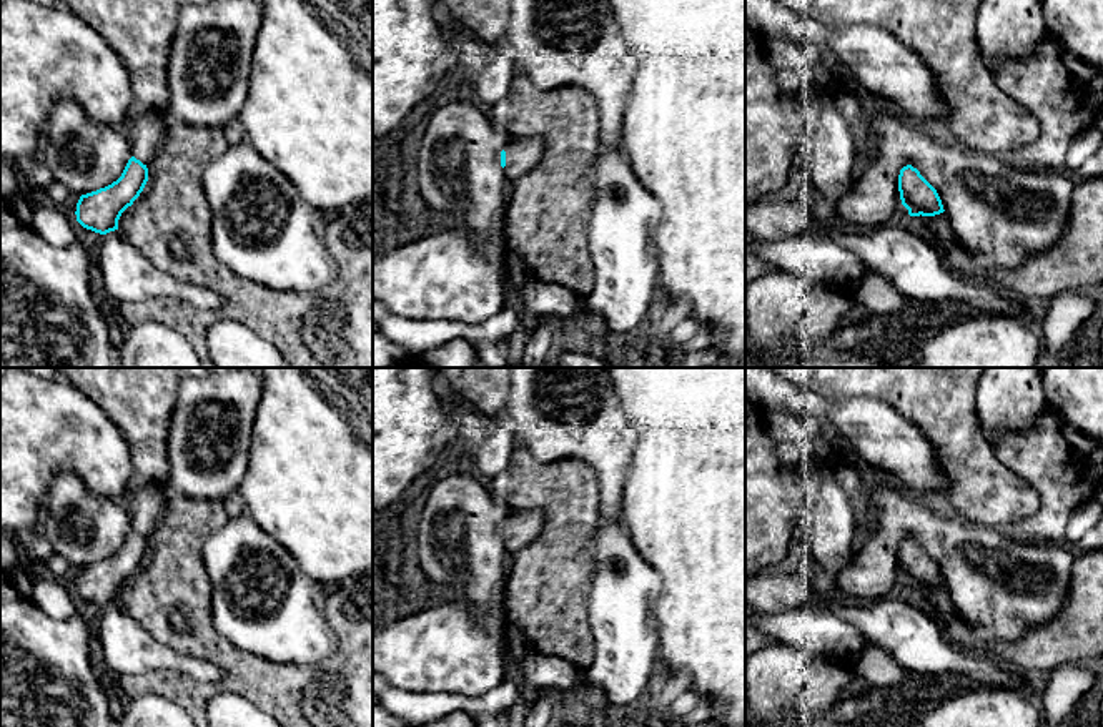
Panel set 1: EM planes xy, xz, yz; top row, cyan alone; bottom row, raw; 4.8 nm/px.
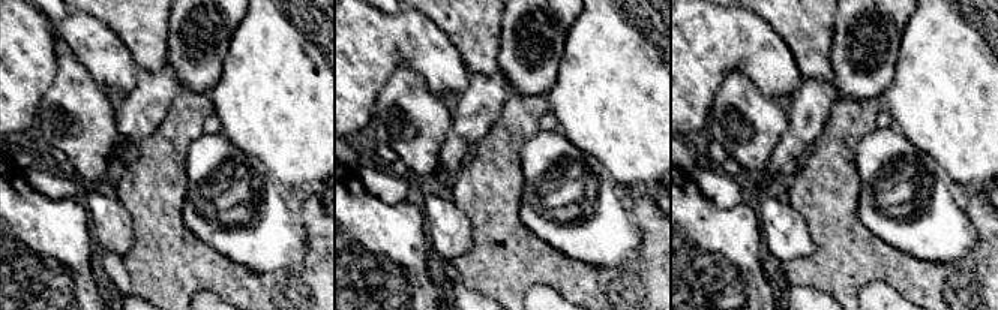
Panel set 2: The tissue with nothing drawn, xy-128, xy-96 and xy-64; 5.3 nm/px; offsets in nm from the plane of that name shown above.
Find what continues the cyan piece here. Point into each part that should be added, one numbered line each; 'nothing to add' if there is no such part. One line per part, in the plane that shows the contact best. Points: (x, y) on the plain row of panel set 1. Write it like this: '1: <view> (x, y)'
1: xz (521, 526)

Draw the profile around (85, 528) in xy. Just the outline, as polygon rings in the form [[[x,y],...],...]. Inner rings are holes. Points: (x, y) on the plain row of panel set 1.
[[[75,472],[57,476],[48,487],[40,519],[40,534],[65,557],[72,567],[87,567],[116,554],[131,531],[130,511],[116,499],[90,491]]]

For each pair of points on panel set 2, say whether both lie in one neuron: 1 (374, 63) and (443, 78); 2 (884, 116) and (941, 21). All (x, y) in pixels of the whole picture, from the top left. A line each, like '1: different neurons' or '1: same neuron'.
1: same neuron
2: different neurons

